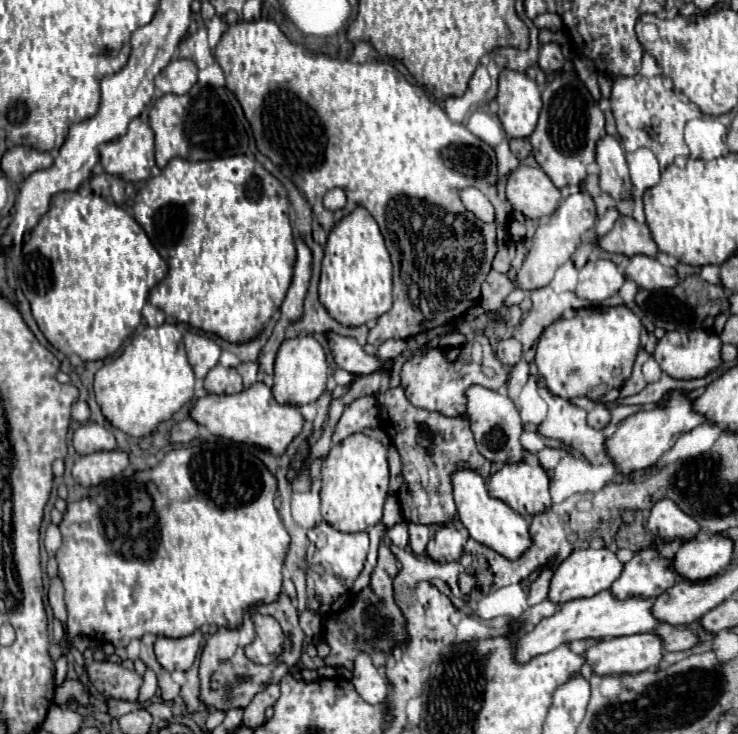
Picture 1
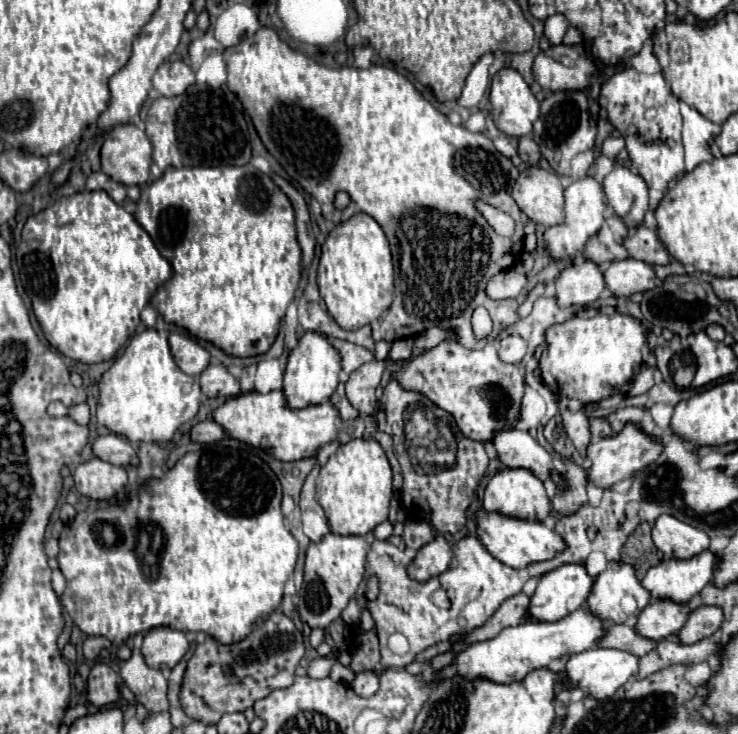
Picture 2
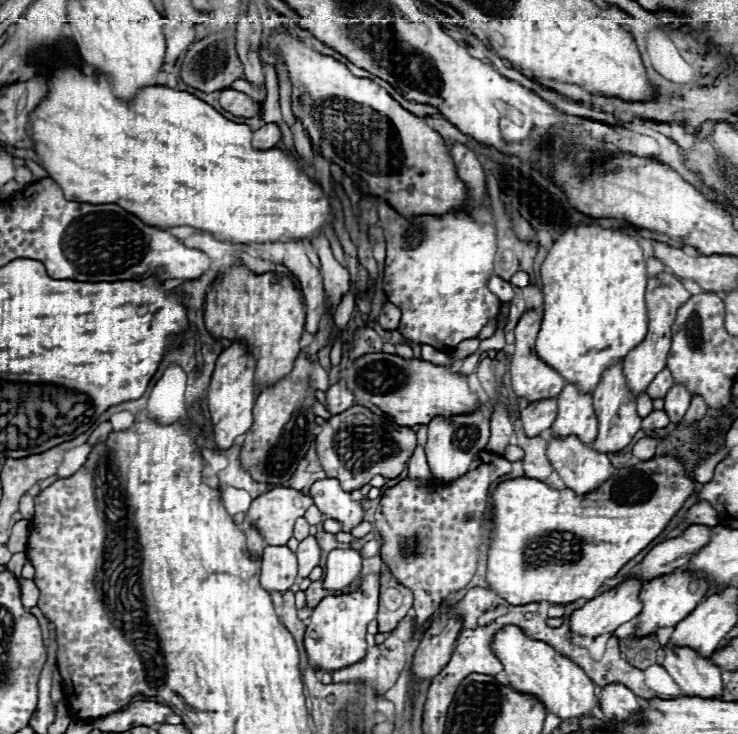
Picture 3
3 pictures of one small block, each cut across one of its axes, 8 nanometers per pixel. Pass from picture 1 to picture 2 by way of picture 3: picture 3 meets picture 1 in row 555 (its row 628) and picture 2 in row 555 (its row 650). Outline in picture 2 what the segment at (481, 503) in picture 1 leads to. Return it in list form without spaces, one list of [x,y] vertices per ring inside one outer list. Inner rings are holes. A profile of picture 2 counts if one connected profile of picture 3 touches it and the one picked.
[[[480,512],[476,520],[478,520],[478,538],[482,540],[482,544],[488,548],[488,552],[494,558],[498,558],[510,568],[526,568],[532,562],[550,560],[568,548],[566,542],[554,530],[546,528],[542,522],[518,520],[518,518],[502,516],[498,512]]]

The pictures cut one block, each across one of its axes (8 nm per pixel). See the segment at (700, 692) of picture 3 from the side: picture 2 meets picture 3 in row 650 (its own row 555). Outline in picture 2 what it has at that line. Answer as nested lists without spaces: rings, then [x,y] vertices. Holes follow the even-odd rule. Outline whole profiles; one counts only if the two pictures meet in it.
[[[668,514],[660,516],[654,522],[652,538],[656,548],[664,554],[664,558],[676,556],[682,560],[686,560],[688,556],[696,556],[696,552],[704,552],[704,548],[708,548],[710,544],[706,532],[690,524],[684,524]]]

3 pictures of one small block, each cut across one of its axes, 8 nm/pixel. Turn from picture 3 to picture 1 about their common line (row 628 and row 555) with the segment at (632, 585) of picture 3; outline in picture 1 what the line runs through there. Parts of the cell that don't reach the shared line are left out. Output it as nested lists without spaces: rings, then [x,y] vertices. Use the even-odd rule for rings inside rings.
[[[608,548],[576,550],[554,570],[554,576],[550,580],[548,600],[554,602],[556,606],[560,606],[568,600],[596,596],[598,592],[608,590],[612,586],[612,582],[620,576],[620,572],[622,572],[622,562],[616,558],[616,554],[612,550],[608,550]]]

